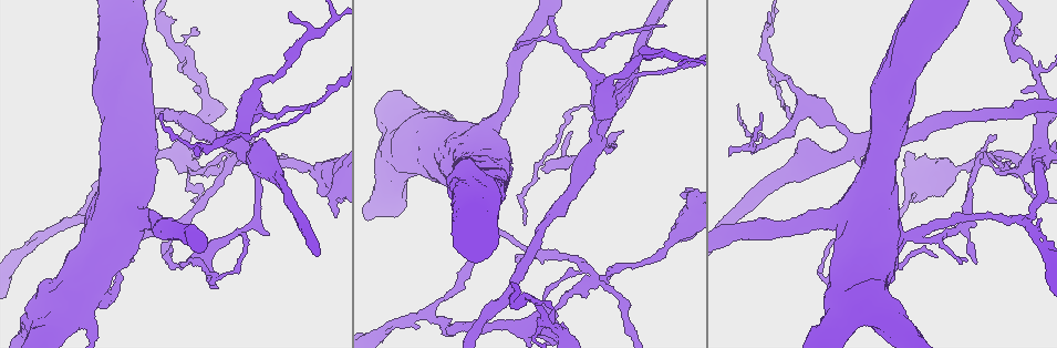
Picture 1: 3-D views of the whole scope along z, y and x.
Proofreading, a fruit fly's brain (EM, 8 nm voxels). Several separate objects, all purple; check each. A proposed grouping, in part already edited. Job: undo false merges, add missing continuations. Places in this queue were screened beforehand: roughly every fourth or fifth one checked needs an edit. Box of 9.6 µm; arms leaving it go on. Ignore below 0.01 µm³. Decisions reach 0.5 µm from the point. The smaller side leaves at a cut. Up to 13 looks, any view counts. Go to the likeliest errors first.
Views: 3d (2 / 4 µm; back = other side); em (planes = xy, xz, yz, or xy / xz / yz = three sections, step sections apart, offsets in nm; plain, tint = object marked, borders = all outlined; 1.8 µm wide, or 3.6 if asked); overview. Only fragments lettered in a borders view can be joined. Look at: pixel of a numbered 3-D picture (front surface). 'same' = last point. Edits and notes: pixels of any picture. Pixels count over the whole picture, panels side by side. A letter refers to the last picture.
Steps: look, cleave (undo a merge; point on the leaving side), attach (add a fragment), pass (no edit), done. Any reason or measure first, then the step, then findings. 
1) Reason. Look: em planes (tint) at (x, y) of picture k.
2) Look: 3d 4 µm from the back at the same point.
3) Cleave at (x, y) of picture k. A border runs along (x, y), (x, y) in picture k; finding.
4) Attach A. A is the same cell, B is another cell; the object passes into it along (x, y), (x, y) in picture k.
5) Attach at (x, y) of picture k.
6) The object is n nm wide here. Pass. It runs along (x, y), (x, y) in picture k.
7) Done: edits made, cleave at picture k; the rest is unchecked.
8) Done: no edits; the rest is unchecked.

Four-way junction. Look: 3d 4 µm at (596, 148) of picture 1.

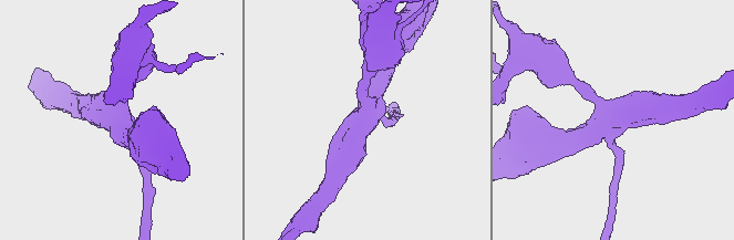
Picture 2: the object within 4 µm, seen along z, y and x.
Shape alone is not enough. Look: em xy step 8 (tint) at (365, 117) of picture 2.

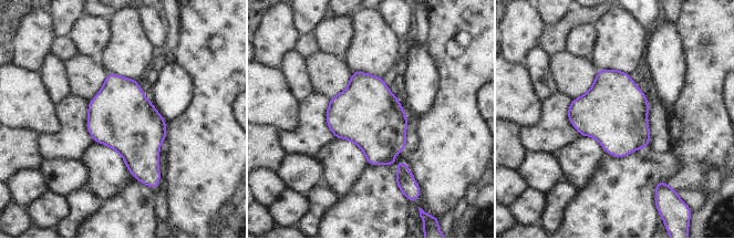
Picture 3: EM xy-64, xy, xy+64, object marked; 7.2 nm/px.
Another direction. Look: em planes (borders) at the same point.

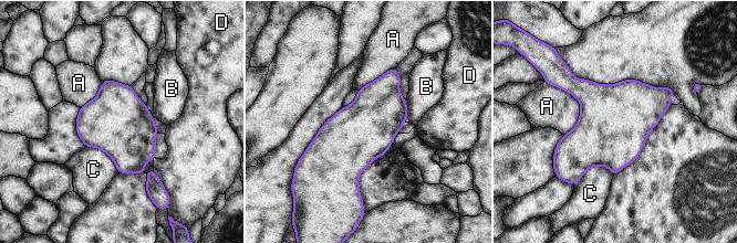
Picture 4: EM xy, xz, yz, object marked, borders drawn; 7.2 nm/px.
Pass. A, B, C and D are other cells; a border runs along (407, 104), (405, 120) in picture 4; one cell here.

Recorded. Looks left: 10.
Look: 3d 4 µm at (603, 284) of picture 1.

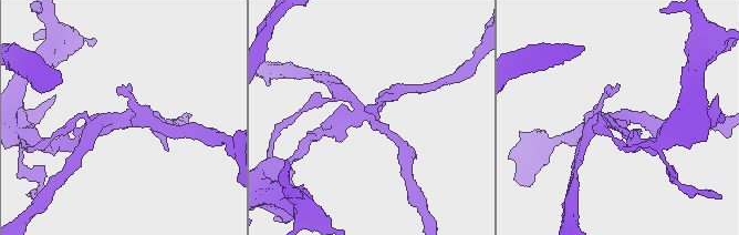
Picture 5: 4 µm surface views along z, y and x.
Look: em yz step 16 (borders) at (611, 123) of picture 5.

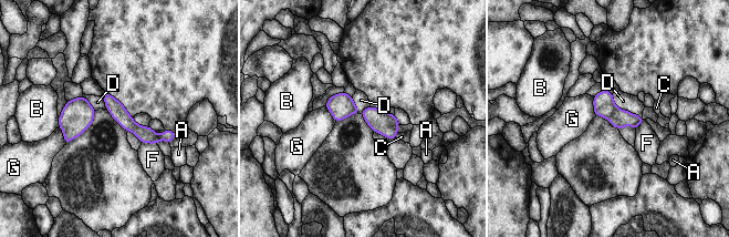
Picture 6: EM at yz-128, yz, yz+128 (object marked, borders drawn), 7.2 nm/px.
Cut it another way. Look: em planes (borders) at the same point.

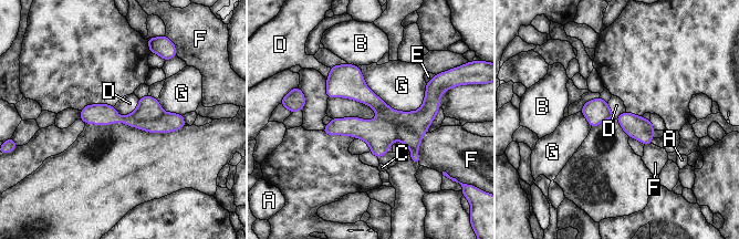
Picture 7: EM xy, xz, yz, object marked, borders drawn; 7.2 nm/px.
The object is 160 nm wide here. Cleave at (378, 134) of picture 7. A, B, C, D, E, F and G are other cells; a border runs along (395, 130), (405, 125), (422, 135) in picture 7; two cells meet here.

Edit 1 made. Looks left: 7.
Thin end. Look: em planes (tint) at (964, 258) of picture 1.

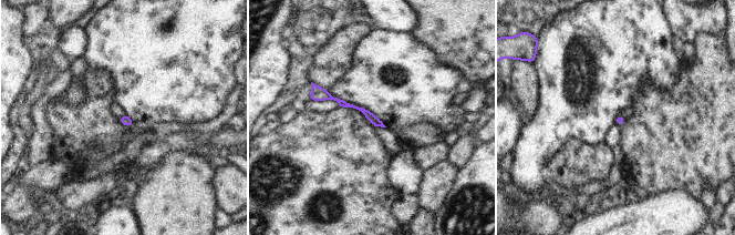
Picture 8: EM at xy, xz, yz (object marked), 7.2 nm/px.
Look: em planes (borders) at the same point.

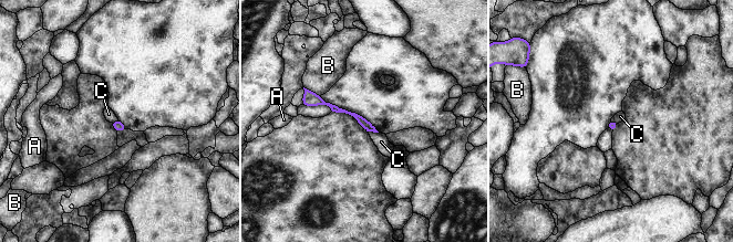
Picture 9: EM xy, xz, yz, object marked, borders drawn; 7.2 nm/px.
The object is 70 nm wide here. Pass. A, B and C are other cells; a border runs along (368, 130), (378, 133) in picture 9; none of them fits.

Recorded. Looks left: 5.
Done: edits made, cleave at picture 7; the rest is unchecked.

